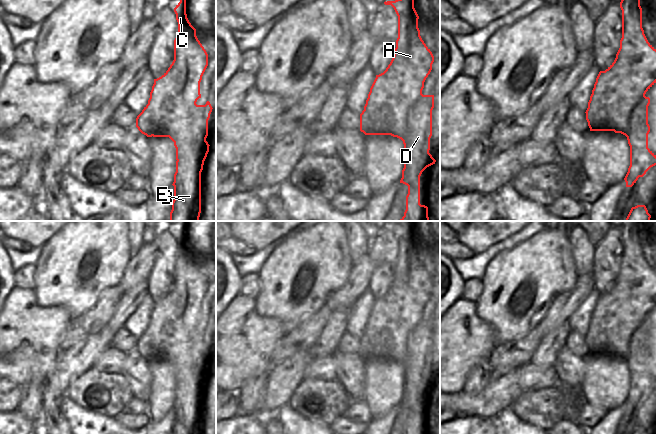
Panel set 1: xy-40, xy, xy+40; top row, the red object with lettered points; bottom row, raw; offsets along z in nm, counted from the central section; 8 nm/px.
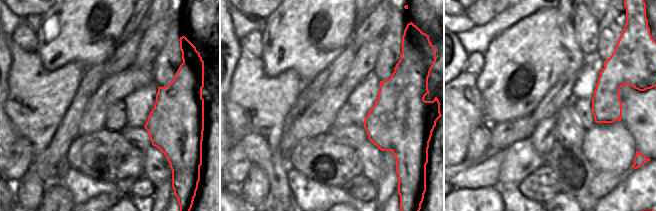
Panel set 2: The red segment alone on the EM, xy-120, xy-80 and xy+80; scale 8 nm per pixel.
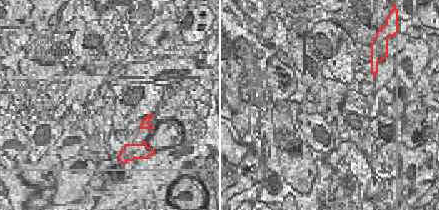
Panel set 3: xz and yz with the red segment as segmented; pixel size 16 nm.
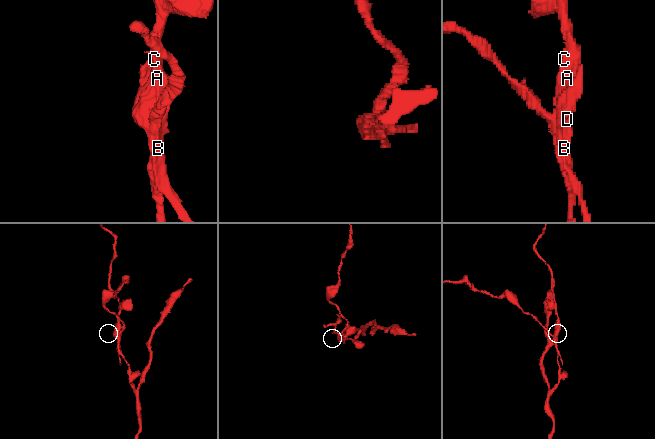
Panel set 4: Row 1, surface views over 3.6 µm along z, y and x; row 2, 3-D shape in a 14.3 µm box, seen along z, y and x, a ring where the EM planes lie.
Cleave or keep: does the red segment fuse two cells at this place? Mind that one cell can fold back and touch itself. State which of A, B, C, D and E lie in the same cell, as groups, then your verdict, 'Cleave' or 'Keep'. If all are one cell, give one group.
Groups: A B C D / E. Cleave

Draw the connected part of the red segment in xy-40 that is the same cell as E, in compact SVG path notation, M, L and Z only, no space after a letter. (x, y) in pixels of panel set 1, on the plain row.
M174 413L174 424L172 426L172 434L188 434L188 430L184 424L178 420L178 414Z

